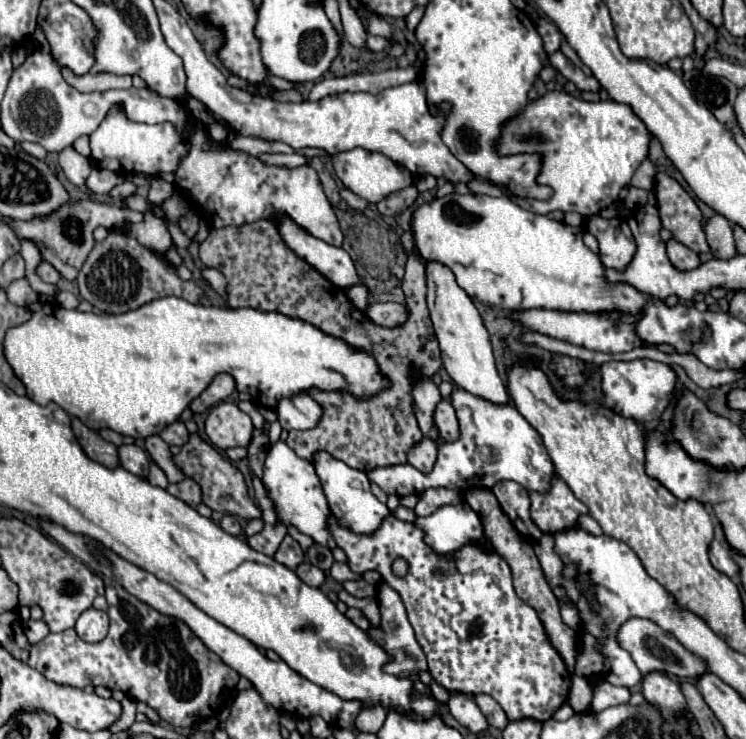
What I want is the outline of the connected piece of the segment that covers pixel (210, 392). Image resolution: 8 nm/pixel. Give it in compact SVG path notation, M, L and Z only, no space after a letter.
M219 374L219 376L215 376L215 380L209 384L209 388L191 402L189 408L191 408L195 414L201 414L201 412L205 412L207 408L215 406L217 402L225 400L227 396L231 396L233 390L235 390L235 380L233 380L229 374Z

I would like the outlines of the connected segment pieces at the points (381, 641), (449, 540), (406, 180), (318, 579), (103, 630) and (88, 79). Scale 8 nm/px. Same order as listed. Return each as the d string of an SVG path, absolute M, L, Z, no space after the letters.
M383 582L381 586L377 586L377 600L379 600L379 612L381 612L381 624L377 628L369 626L367 634L373 642L377 642L381 648L385 648L385 652L391 656L391 660L383 666L383 670L387 674L393 674L393 676L399 676L399 678L409 678L413 682L413 692L415 694L433 696L431 688L427 684L423 684L421 678L419 678L419 672L427 670L427 662L425 662L425 654L423 654L419 642L415 640L413 626L407 620L407 610L405 610L405 604L403 604L401 596L389 584Z
M467 502L457 506L439 506L431 516L417 518L415 526L423 530L425 542L435 554L451 554L467 544L477 544L483 536L483 524Z
M363 148L339 152L337 156L333 156L333 168L335 168L335 174L339 176L339 180L345 184L345 188L349 188L353 194L357 194L359 198L373 202L373 204L377 204L379 200L387 198L389 194L413 184L413 176L409 170L399 168L393 160L389 160L381 152L369 152Z
M309 562L299 564L295 572L297 572L297 576L299 576L305 584L309 584L309 586L321 586L321 584L325 582L325 572L323 572L321 568L309 564Z
M97 608L85 610L79 616L79 620L75 624L75 630L85 642L101 642L107 636L107 630L109 630L107 612L97 610Z
M61 68L65 82L69 82L79 92L95 92L95 90L111 90L111 88L129 88L131 76L115 76L115 74L83 74L77 76L71 70Z

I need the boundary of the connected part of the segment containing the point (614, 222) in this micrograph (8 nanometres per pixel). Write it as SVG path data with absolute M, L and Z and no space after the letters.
M591 216L585 222L585 230L599 240L599 256L603 266L625 270L625 266L635 256L635 240L623 218L605 220L601 216Z

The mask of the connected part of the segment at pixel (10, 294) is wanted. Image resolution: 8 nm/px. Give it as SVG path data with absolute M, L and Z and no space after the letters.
M27 278L15 280L15 282L7 288L7 298L9 298L9 302L13 302L15 306L29 306L31 302L39 300L37 292L31 290Z

